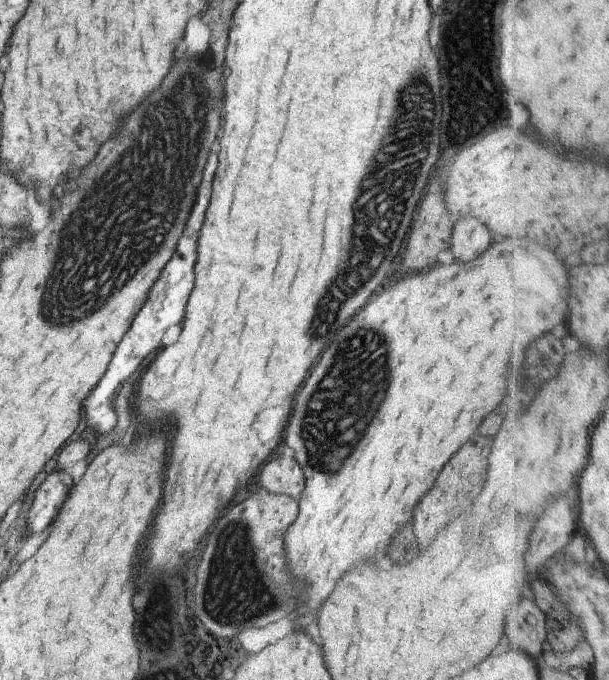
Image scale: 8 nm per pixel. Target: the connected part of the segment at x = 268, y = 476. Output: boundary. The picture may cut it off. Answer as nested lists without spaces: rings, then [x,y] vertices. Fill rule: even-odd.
[[[273,458],[261,468],[259,484],[269,492],[279,492],[297,501],[303,490],[303,472],[293,458]]]

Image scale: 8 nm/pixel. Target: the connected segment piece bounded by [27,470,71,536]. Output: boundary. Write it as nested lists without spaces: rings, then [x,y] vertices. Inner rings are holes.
[[[55,470],[47,474],[47,478],[37,488],[31,508],[27,512],[27,530],[29,534],[39,534],[45,526],[51,524],[51,520],[61,510],[63,500],[67,498],[71,490],[71,478],[63,474],[61,470]],[[67,480],[67,482],[65,482]]]

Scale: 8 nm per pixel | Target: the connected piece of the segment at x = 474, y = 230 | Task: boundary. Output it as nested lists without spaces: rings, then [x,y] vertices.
[[[473,218],[457,222],[451,234],[451,254],[459,262],[471,262],[489,248],[491,236],[485,226]]]

